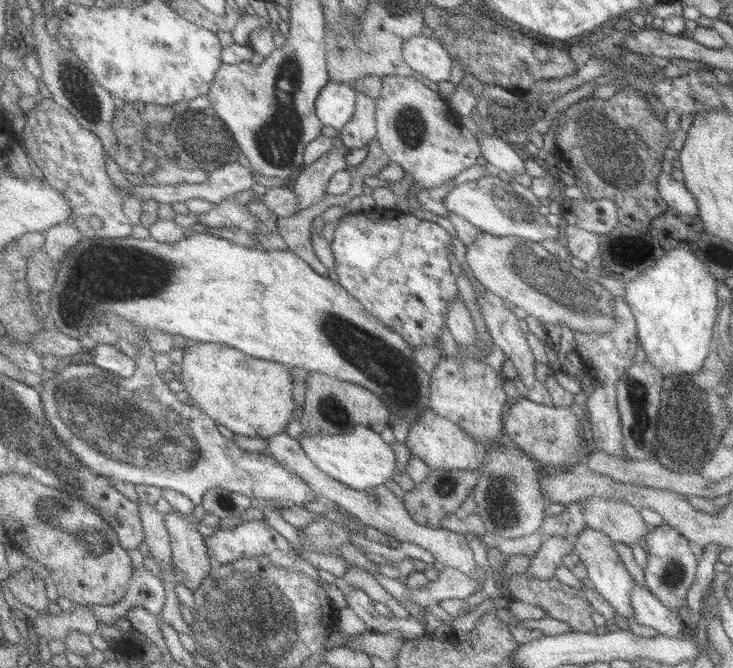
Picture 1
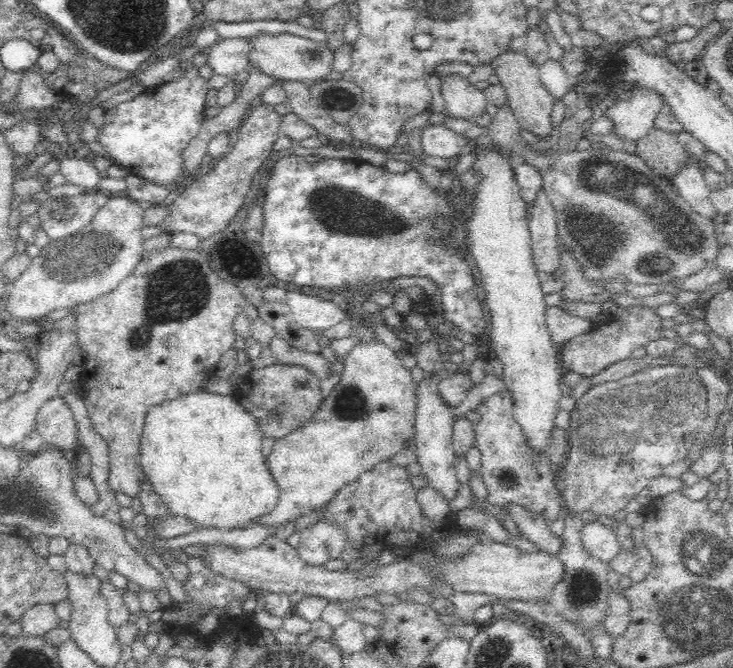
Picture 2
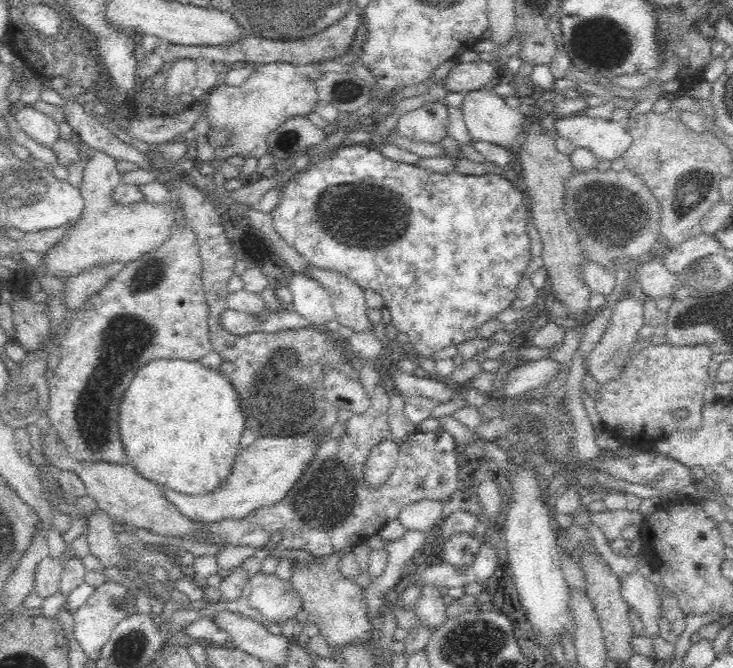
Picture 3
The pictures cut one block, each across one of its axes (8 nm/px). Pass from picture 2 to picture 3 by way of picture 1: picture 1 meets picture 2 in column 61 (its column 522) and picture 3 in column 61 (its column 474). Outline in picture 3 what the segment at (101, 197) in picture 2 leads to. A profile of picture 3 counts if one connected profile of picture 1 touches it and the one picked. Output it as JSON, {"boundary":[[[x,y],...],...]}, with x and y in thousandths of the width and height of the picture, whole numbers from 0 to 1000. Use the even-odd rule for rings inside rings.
{"boundary":[[[68,251],[55,254],[63,266],[63,293],[49,305],[41,305],[41,332],[19,332],[19,341],[38,350],[65,341],[79,341],[95,329],[106,329],[106,320],[115,317],[112,284],[98,278],[93,269],[76,269]]]}

